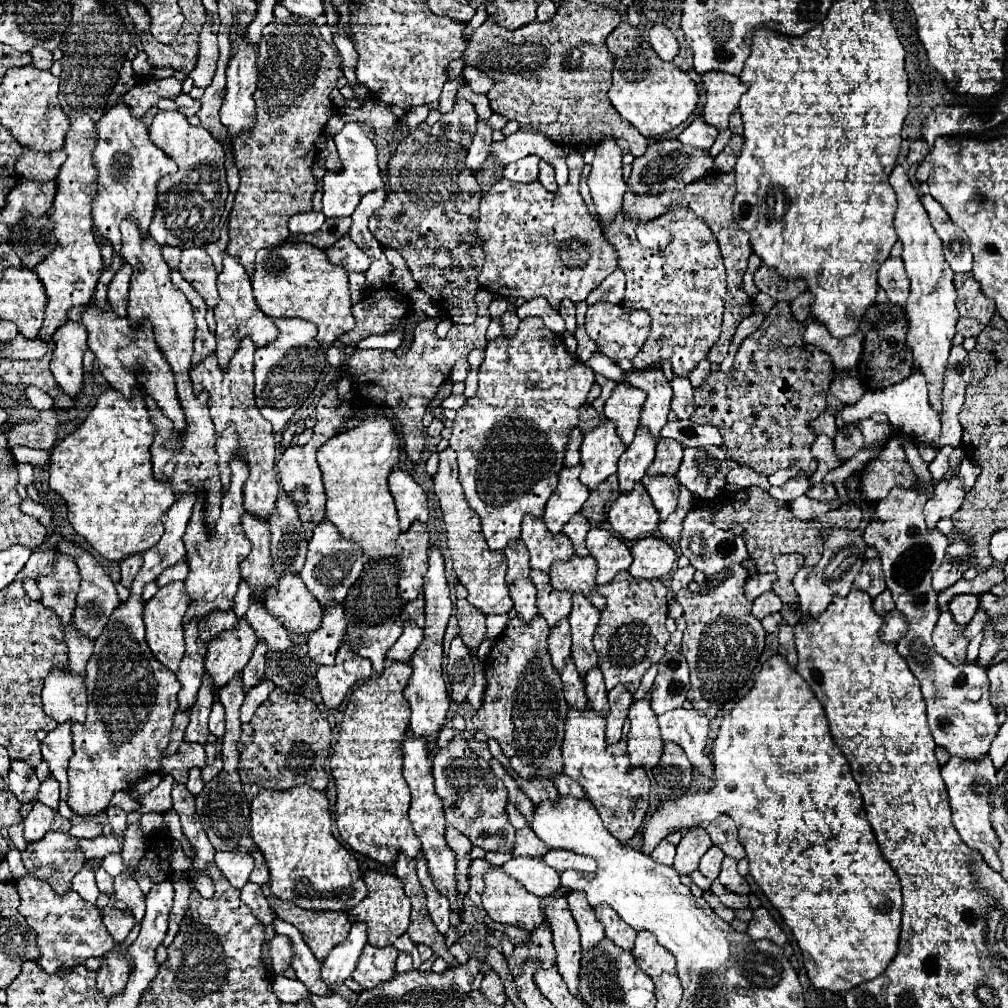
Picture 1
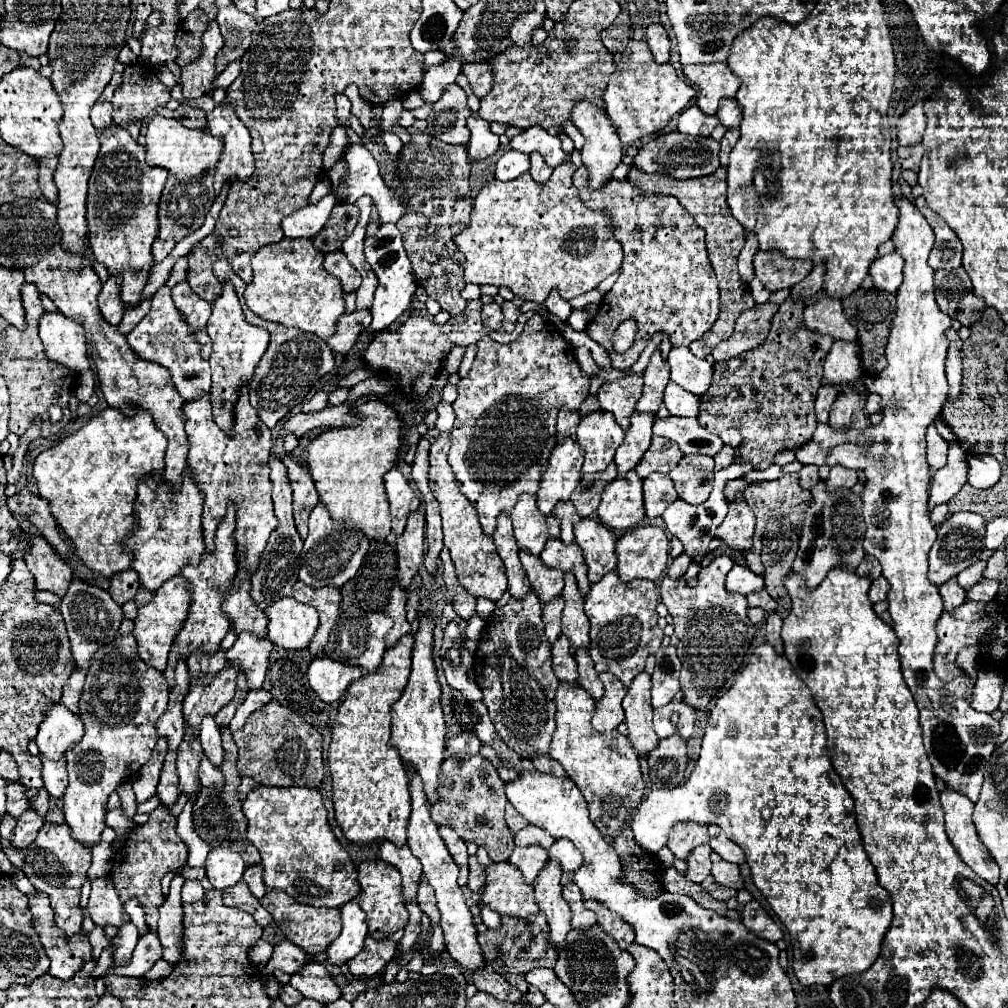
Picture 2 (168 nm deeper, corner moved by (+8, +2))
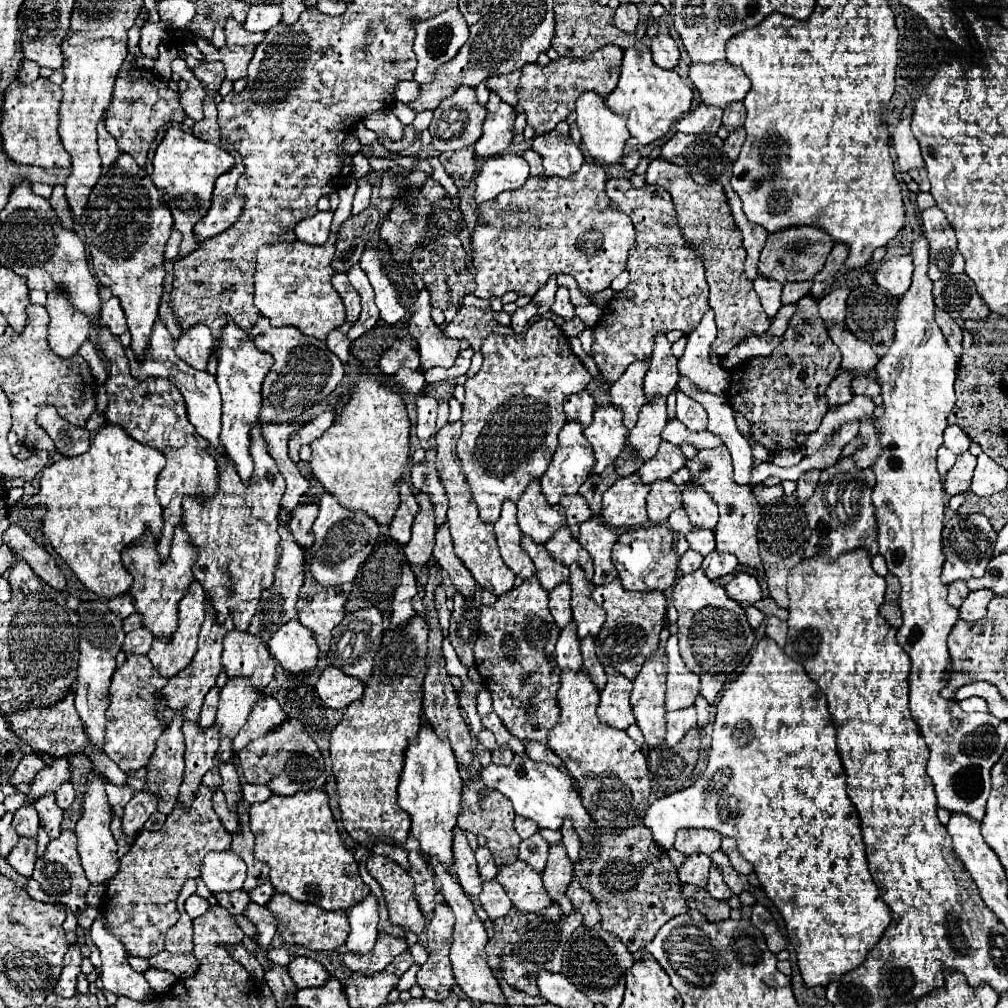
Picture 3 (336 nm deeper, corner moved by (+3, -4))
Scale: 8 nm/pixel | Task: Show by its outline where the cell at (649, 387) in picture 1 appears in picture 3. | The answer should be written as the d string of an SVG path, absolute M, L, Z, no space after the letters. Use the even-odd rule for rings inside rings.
M665 334L655 338L655 348L651 354L651 364L645 380L647 400L651 402L655 396L667 398L677 388L677 358L671 354L671 344L667 342Z

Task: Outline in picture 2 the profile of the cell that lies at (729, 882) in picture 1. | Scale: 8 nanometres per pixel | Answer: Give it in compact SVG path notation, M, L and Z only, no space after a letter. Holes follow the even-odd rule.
M716 852L710 854L710 860L712 860L712 876L716 878L716 882L720 882L722 886L734 888L734 890L744 888L744 882L742 882L742 876L740 876L740 868L736 864L724 862Z

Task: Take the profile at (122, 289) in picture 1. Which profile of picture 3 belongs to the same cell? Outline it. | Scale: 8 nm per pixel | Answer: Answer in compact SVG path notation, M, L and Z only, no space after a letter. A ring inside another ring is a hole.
M113 296L109 298L103 306L101 306L101 320L103 326L107 326L115 336L121 336L123 332L127 332L127 320L121 308L121 302Z

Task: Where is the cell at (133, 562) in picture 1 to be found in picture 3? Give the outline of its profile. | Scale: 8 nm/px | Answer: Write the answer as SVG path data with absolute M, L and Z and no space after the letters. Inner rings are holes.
M129 592L111 598L111 600L107 602L107 606L109 606L117 616L121 616L121 618L127 618L129 614L135 612L135 608L133 608L133 598L129 596Z

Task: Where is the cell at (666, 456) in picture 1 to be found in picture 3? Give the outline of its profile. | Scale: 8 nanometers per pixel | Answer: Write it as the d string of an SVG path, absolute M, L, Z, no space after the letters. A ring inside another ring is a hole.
M661 442L657 454L641 464L639 476L645 484L653 484L655 480L667 480L677 470L681 470L685 466L685 462L687 462L687 458L679 446L669 444L669 442Z

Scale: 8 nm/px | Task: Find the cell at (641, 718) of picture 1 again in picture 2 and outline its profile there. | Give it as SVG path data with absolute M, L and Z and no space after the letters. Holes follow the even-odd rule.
M640 672L640 674L638 674L634 680L632 680L632 684L628 686L628 694L624 696L624 702L622 702L622 706L624 706L624 712L626 712L626 724L628 724L628 730L630 730L630 734L628 734L628 740L632 742L634 750L636 750L638 754L648 754L648 752L652 752L652 750L658 746L658 736L656 736L654 728L652 728L650 674L646 674L646 672Z

